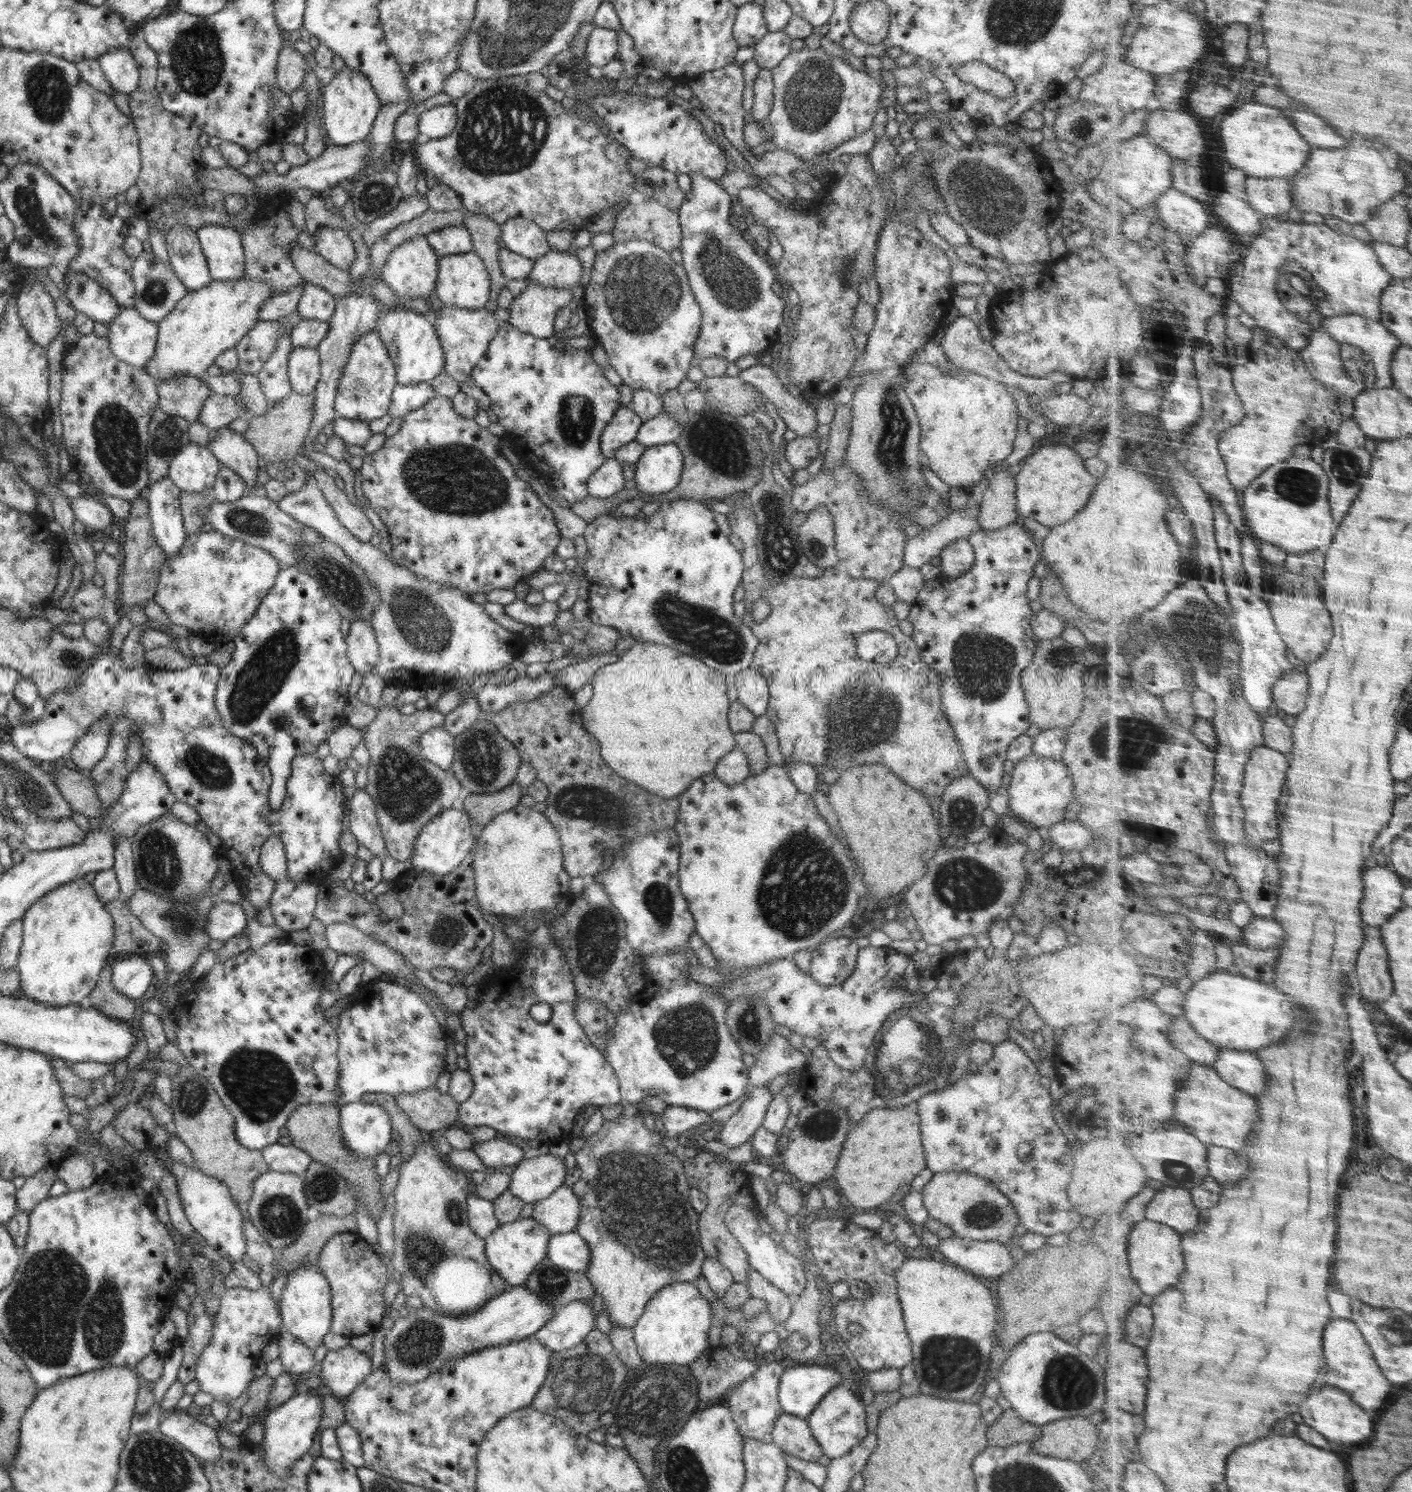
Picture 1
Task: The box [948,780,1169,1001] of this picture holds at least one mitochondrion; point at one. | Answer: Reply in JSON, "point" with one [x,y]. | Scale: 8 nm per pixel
{"point":[962,811]}

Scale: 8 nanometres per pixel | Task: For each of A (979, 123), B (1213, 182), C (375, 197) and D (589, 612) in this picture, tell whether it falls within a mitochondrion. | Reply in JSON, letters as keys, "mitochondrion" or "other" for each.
{"A":"other","B":"other","C":"mitochondrion","D":"other"}

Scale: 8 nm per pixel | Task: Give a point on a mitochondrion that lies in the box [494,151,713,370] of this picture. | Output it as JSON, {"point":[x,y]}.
{"point":[643,294]}

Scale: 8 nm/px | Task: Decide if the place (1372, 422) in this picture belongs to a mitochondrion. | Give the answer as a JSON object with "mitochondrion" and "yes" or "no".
{"mitochondrion":"no"}

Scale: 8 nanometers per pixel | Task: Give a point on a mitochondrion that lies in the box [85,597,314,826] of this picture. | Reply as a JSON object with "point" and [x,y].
{"point":[267,670]}

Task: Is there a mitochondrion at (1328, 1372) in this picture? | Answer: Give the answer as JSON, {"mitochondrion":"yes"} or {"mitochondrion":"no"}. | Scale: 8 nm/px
{"mitochondrion":"no"}

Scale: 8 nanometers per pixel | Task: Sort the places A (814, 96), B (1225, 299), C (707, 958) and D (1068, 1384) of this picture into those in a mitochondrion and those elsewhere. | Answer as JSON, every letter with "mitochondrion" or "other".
{"A":"mitochondrion","B":"other","C":"other","D":"mitochondrion"}

